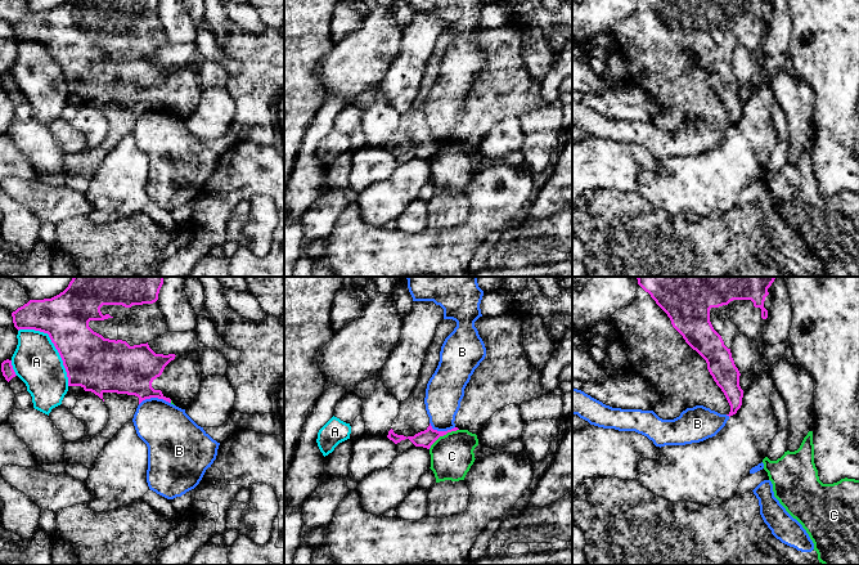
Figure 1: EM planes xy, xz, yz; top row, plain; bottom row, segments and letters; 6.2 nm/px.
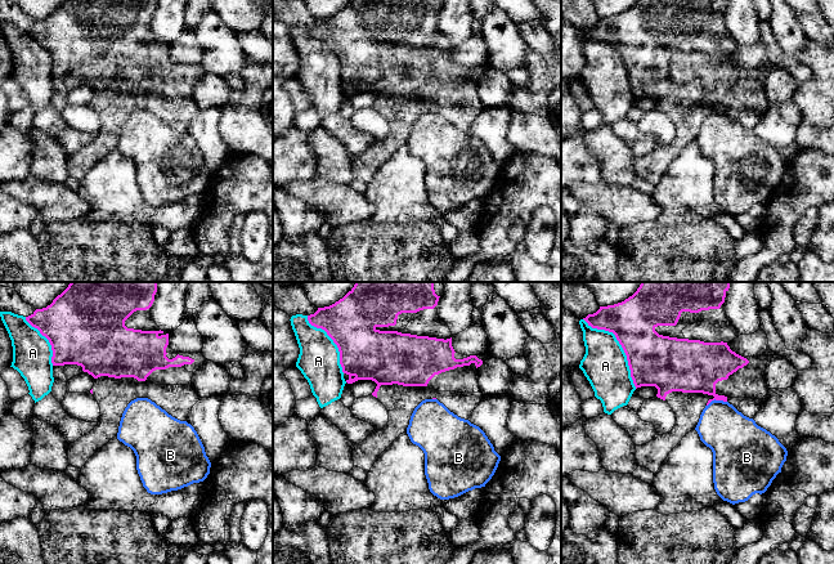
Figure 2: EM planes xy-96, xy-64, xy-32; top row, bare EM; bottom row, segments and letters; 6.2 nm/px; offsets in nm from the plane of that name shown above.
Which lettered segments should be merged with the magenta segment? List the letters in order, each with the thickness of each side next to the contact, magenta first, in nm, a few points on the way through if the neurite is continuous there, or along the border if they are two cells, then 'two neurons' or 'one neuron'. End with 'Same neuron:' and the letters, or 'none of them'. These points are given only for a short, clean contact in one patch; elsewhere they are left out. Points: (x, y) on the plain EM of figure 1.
A: calibres 340 and 300 nm; two neurons
B: calibres 300 and 320 nm; border xy (170, 113), (162, 110), (145, 110), (139, 116); two neurons
C: calibres 100 and 280 nm; two neurons
Same neuron: none of them

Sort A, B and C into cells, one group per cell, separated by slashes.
A / B C

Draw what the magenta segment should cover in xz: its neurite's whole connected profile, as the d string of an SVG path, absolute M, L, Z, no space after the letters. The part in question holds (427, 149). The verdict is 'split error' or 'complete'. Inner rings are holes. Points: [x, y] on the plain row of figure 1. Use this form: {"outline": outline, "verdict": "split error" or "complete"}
{"outline": "M513 19L503 27L482 27L475 33L485 55L486 68L464 100L454 133L455 139L437 143L432 140L426 122L426 100L439 77L441 58L457 39L455 32L442 31L436 40L417 97L409 109L400 115L400 124L387 149L395 156L409 151L415 158L430 161L440 148L448 144L480 142L498 121L543 108L541 85L530 75L523 59L525 30Z", "verdict": "split error"}

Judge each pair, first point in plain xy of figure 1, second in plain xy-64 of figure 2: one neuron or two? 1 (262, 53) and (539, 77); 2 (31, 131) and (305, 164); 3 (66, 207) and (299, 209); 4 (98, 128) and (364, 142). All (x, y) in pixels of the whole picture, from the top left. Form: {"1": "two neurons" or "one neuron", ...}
{"1": "one neuron", "2": "two neurons", "3": "two neurons", "4": "two neurons"}

